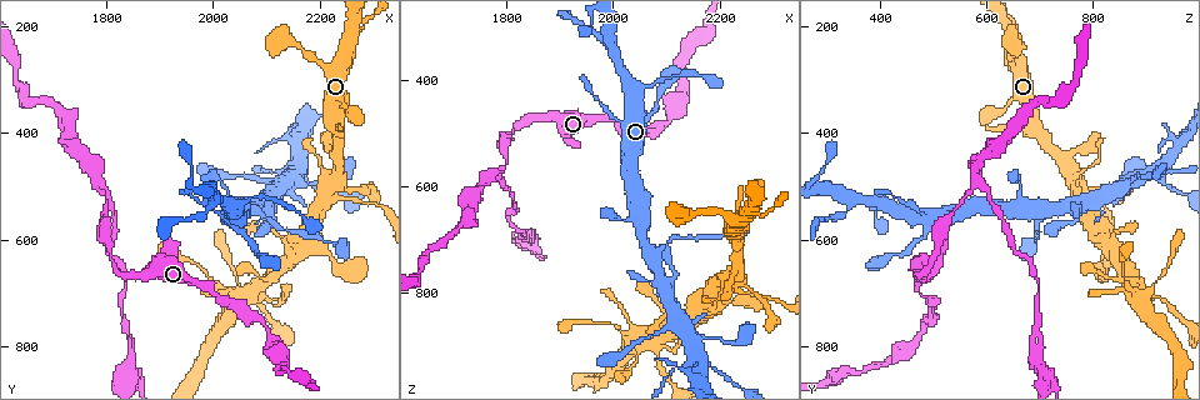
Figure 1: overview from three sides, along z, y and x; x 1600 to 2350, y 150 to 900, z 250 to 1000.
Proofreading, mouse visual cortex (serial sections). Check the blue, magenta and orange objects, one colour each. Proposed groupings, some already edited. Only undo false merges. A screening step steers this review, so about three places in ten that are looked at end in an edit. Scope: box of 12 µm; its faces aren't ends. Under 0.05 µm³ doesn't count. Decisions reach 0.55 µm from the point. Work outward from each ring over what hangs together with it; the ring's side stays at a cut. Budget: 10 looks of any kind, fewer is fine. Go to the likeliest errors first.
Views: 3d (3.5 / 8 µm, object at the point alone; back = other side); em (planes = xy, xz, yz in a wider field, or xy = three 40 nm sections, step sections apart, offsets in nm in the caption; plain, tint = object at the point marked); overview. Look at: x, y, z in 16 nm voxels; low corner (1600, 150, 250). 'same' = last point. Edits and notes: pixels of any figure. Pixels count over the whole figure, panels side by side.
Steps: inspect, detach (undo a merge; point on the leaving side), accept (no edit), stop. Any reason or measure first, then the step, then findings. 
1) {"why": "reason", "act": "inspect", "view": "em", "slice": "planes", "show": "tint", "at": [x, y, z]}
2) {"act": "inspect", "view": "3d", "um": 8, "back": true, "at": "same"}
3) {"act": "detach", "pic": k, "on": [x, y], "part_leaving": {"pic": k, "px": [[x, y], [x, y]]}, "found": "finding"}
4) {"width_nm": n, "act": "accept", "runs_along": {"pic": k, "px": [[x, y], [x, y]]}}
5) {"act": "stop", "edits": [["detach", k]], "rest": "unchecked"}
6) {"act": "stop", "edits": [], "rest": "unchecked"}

{"why": "thin arm on a thick one", "act": "inspect", "view": "3d", "um": 3.5, "at": [1785, 495, 580]}

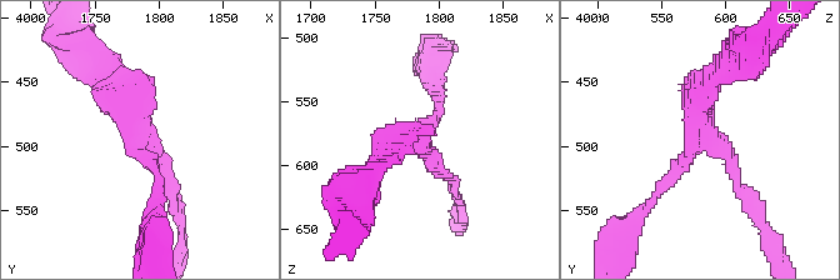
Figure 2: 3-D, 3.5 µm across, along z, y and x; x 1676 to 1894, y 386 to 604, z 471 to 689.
{"arms": 3, "arm_widths_nm": [150, 150, 350], "act": "inspect", "view": "em", "slice": "xy", "step": 5, "show": "plain", "at": [1784, 494, 586]}

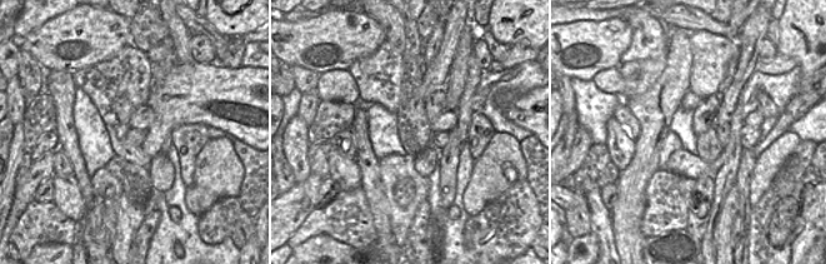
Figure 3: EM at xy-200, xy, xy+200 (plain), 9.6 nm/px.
{"act": "inspect", "view": "em", "slice": "xy", "step": 5, "show": "tint", "at": "same"}

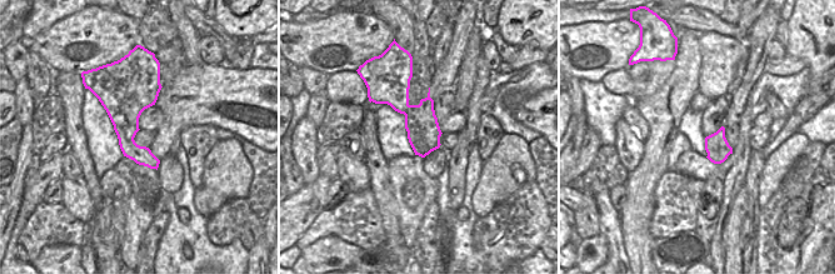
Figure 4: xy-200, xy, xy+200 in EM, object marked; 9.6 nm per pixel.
{"act": "detach", "pic": 2, "on": [736, 173], "border": {"pic": 4, "px": [[155, 95], [135, 95], [138, 130]]}, "found": "two cells meet here"}

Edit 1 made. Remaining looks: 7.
{"why": "three arms meet", "act": "inspect", "view": "3d", "um": 3.5, "at": [2070, 540, 730]}

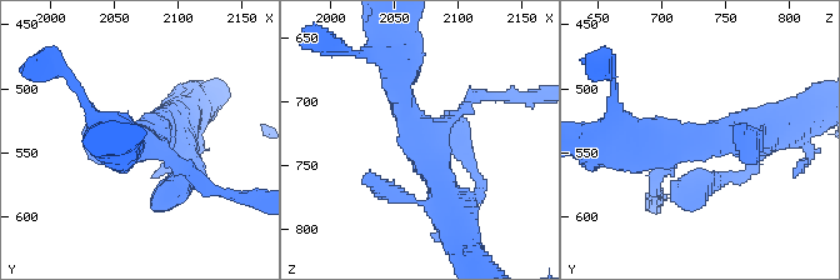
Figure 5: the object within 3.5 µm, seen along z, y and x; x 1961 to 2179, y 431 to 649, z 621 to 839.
{"arms": 3, "arm_widths_nm": [150, 400, 450], "act": "inspect", "view": "em", "slice": "planes", "show": "tint", "at": [2070, 540, 726]}

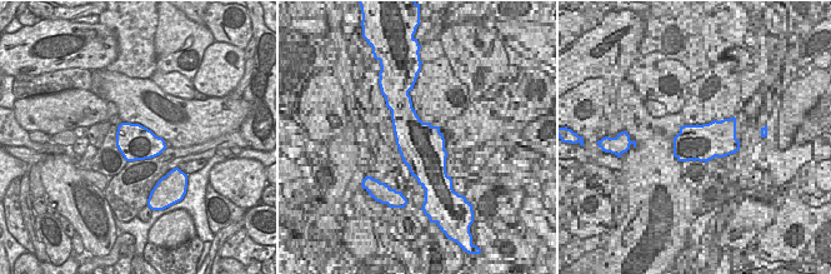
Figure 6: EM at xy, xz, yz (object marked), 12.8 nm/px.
{"why": "another direction", "act": "inspect", "view": "em", "slice": "xy", "step": 5, "show": "tint", "at": "same"}

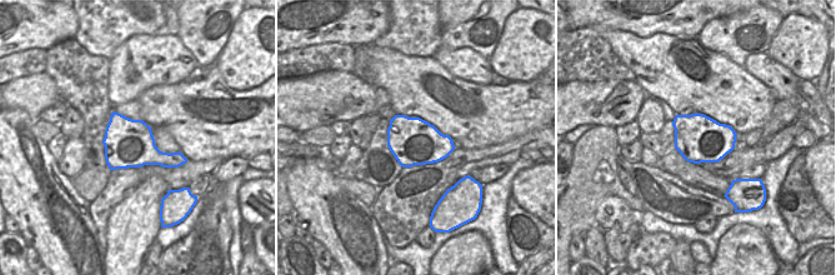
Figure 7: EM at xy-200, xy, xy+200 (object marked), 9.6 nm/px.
{"act": "accept", "runs_along": {"pic": 5, "px": [[400, 55], [400, 103], [445, 205]]}, "found": "one cell here"}

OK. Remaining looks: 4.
{"why": "four-way junction", "act": "inspect", "view": "3d", "um": 8, "at": [2180, 495, 930]}

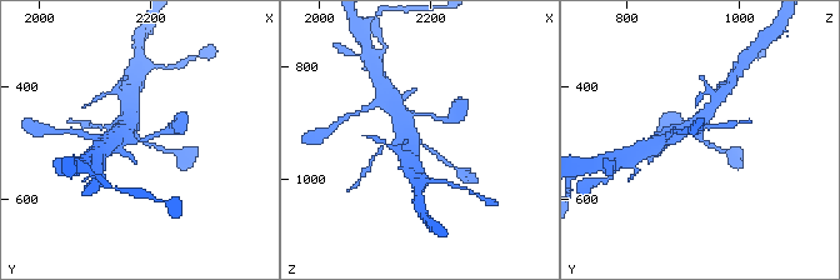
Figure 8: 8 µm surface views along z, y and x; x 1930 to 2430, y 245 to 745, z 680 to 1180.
{"arms": 4, "arm_widths_nm": [150, 250, 450, 450], "act": "inspect", "view": "em", "slice": "xy", "step": 5, "show": "tint", "at": [2175, 495, 935]}

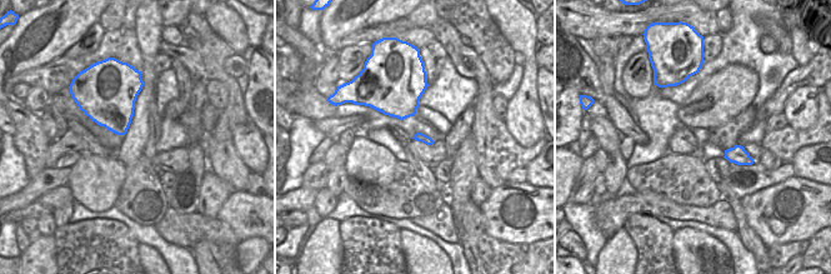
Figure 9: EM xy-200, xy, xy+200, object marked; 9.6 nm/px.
{"act": "accept", "found": "continuous, no second cell"}

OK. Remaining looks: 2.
{"why": "thick turns thin", "act": "inspect", "view": "3d", "um": 3.5, "at": [2250, 520, 800]}

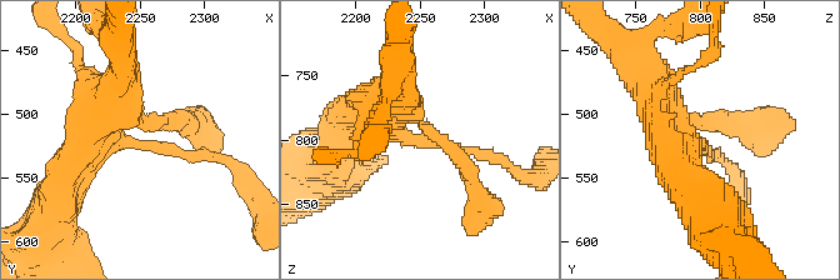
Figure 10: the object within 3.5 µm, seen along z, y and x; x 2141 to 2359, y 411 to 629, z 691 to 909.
{"act": "inspect", "view": "em", "slice": "planes", "show": "tint", "at": [2248, 524, 800]}

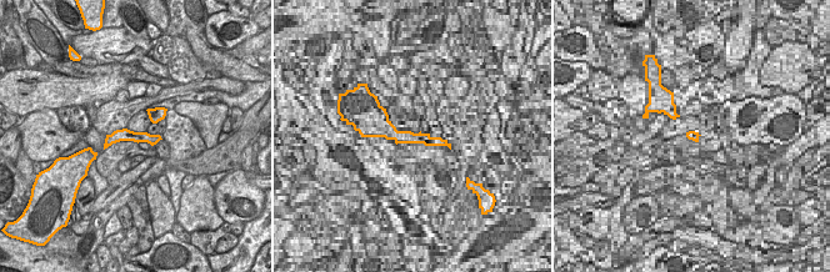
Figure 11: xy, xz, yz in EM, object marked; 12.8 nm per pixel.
{"act": "accept", "runs_along": {"pic": 11, "px": [[156, 137], [115, 136], [108, 142]]}, "found": "all the same cell"}

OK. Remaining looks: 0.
{"act": "stop", "edits": [["detach", 2]], "rest": "unchecked"}

